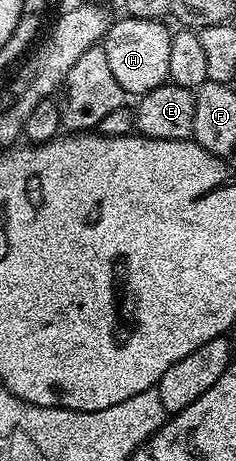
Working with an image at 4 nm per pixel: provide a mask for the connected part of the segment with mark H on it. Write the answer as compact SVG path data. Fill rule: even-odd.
M118 17L105 33L103 45L115 80L119 80L126 95L140 96L169 81L167 60L171 57L171 30L161 20L122 17Z

